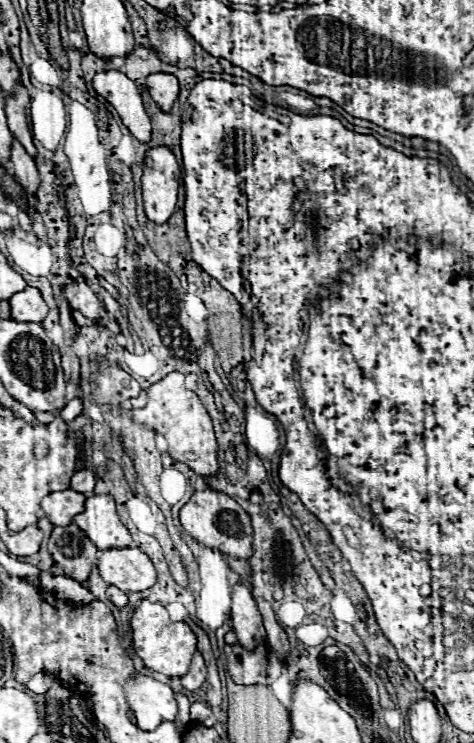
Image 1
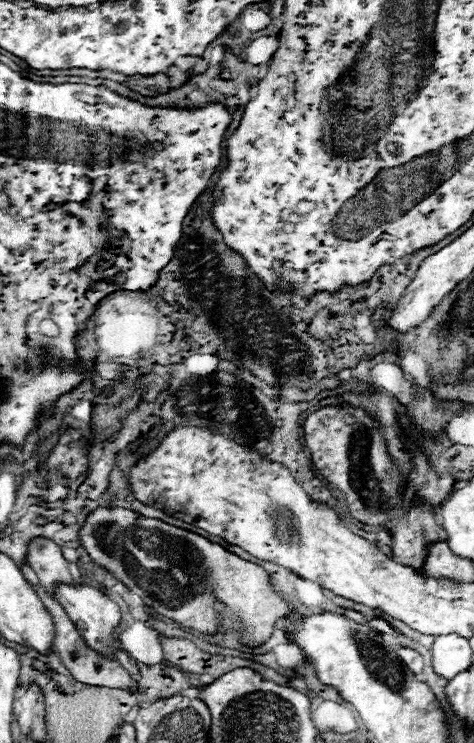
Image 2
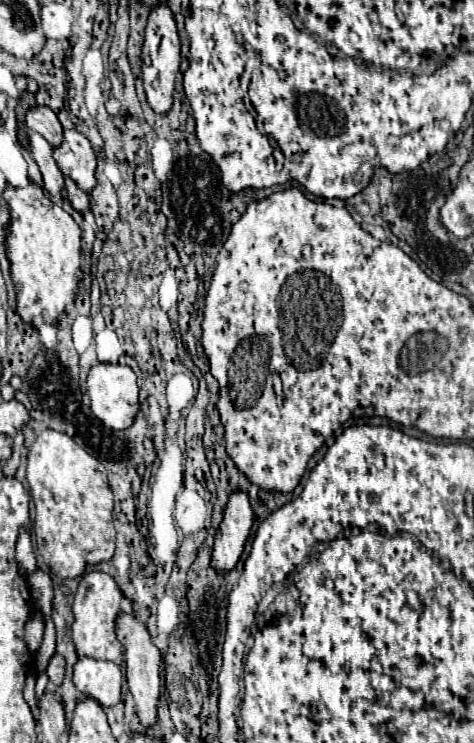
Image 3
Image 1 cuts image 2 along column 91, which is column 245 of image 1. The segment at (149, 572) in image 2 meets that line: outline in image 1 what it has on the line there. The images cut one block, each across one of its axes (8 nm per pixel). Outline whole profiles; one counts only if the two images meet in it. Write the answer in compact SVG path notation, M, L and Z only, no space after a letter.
M212 488L196 490L192 498L180 508L180 524L182 528L200 544L220 550L222 554L248 558L252 554L252 526L248 514L226 494L216 492Z

